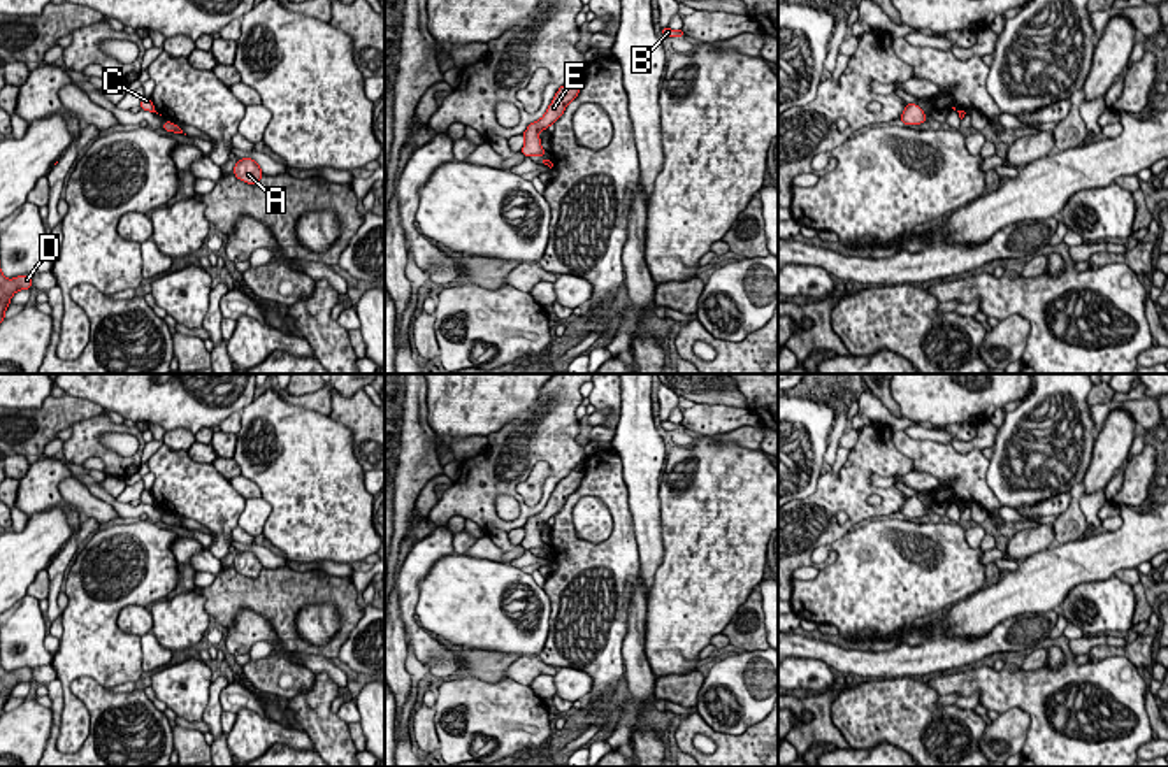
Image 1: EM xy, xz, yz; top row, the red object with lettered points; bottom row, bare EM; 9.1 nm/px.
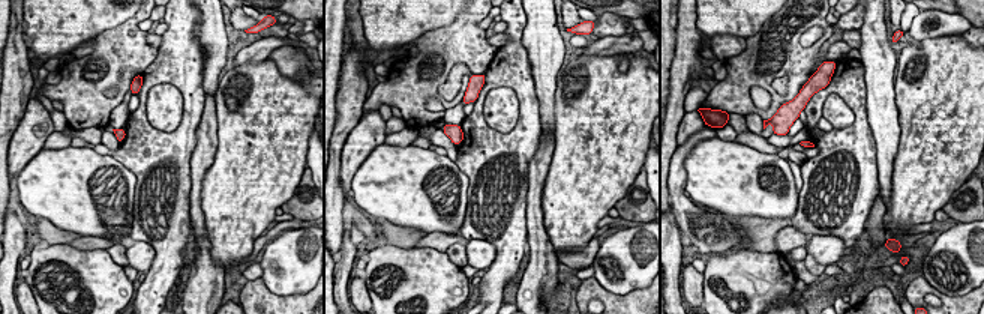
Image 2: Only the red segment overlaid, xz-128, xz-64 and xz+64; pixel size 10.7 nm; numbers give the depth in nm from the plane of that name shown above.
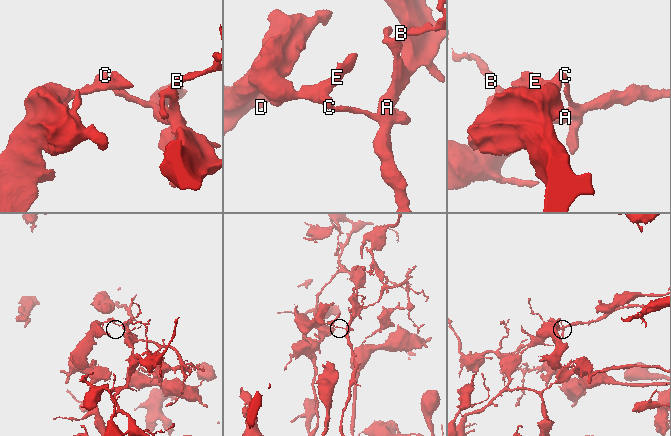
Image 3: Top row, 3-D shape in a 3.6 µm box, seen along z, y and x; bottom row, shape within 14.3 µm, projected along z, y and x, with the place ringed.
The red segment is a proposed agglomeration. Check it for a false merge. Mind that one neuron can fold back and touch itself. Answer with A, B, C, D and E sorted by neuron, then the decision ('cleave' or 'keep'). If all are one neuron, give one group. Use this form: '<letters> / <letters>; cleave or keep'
A B / C D E; cleave

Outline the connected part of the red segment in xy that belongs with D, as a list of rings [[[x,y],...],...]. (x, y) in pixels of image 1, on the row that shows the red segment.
[[[0,269],[0,323],[5,319],[5,309],[9,307],[12,295],[19,290],[32,290],[32,276],[7,279]]]

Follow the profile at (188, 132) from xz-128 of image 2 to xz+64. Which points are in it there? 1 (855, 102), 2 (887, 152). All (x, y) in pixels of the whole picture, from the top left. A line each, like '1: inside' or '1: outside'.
1: inside
2: outside

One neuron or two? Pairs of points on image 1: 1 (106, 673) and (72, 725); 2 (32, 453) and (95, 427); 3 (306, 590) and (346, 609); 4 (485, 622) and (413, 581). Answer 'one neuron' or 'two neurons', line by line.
1: one neuron
2: two neurons
3: one neuron
4: two neurons

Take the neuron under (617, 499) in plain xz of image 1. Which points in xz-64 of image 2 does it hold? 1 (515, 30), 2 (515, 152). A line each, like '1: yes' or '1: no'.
1: yes
2: yes

